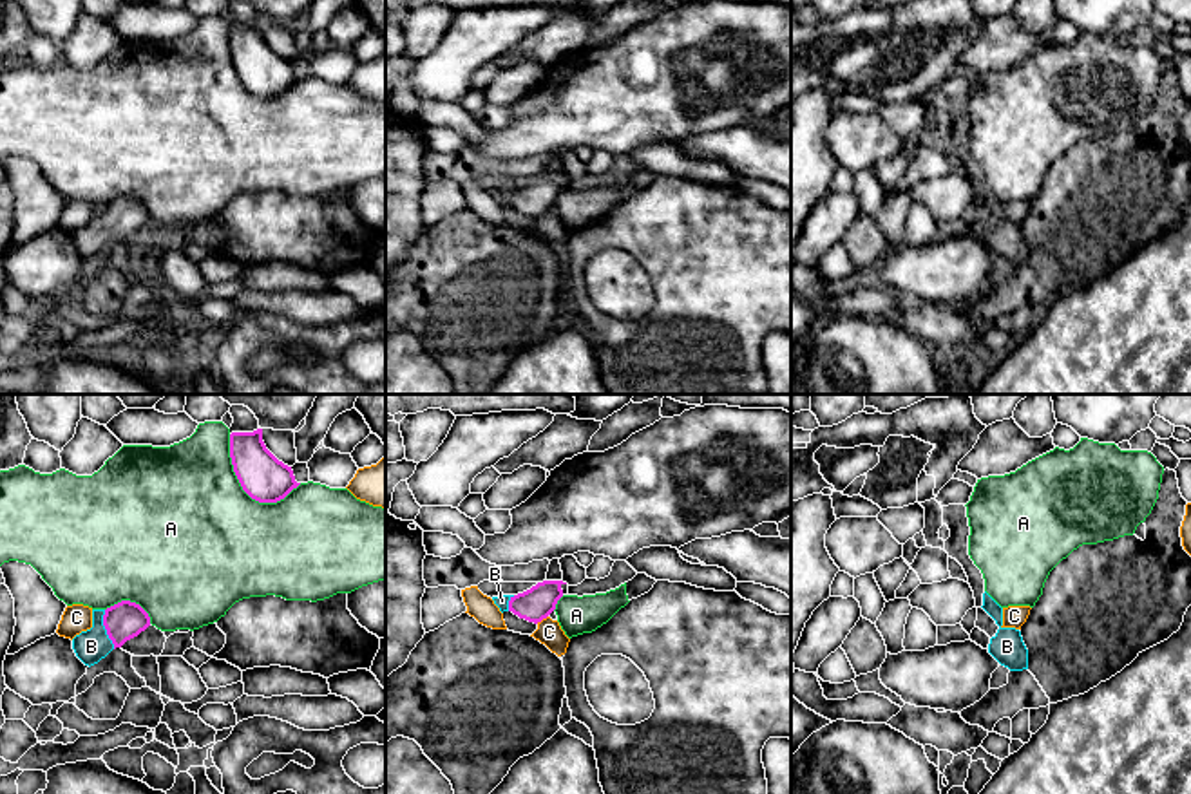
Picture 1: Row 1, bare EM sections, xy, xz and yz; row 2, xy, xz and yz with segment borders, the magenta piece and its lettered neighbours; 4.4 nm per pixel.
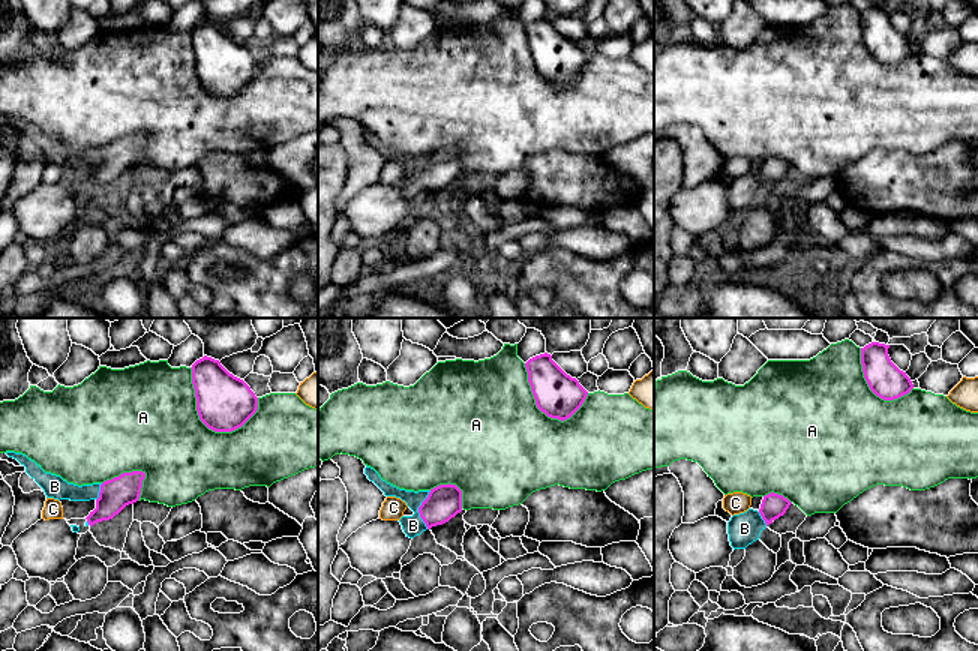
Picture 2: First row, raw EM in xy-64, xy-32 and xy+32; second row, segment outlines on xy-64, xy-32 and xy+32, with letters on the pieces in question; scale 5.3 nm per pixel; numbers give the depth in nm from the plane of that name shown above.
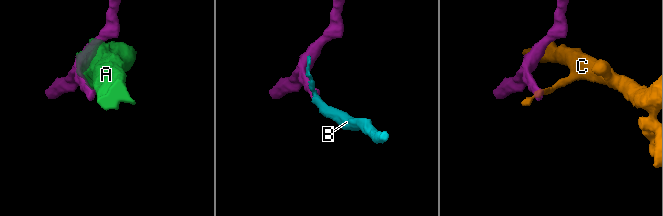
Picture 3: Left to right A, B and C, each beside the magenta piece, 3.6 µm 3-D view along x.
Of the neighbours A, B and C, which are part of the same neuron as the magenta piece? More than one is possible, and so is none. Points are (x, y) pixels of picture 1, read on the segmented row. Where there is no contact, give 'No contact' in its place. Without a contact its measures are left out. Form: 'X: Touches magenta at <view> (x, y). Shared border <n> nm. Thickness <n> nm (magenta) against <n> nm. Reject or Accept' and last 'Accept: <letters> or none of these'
A: Touches magenta at xy (245, 491). Shared border 400 nm. Thickness 200 nm (magenta) against 500 nm. Reject
B: Touches magenta at xy (105, 628). Shared border 180 nm. Thickness 170 nm (magenta) against 150 nm. Accept
C: Touches magenta at xz (542, 619). Shared border 70 nm. Thickness 150 nm (magenta) against 120 nm. Reject
Accept: B

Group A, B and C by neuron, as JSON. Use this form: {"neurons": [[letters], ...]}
{"neurons": [["A"], ["B"], ["C"]]}

